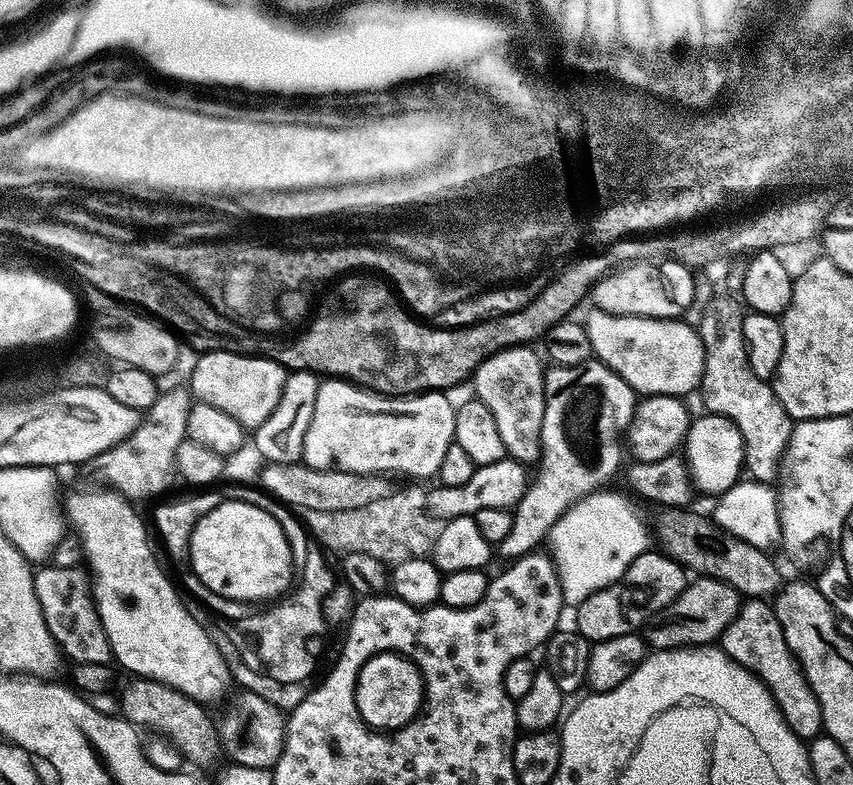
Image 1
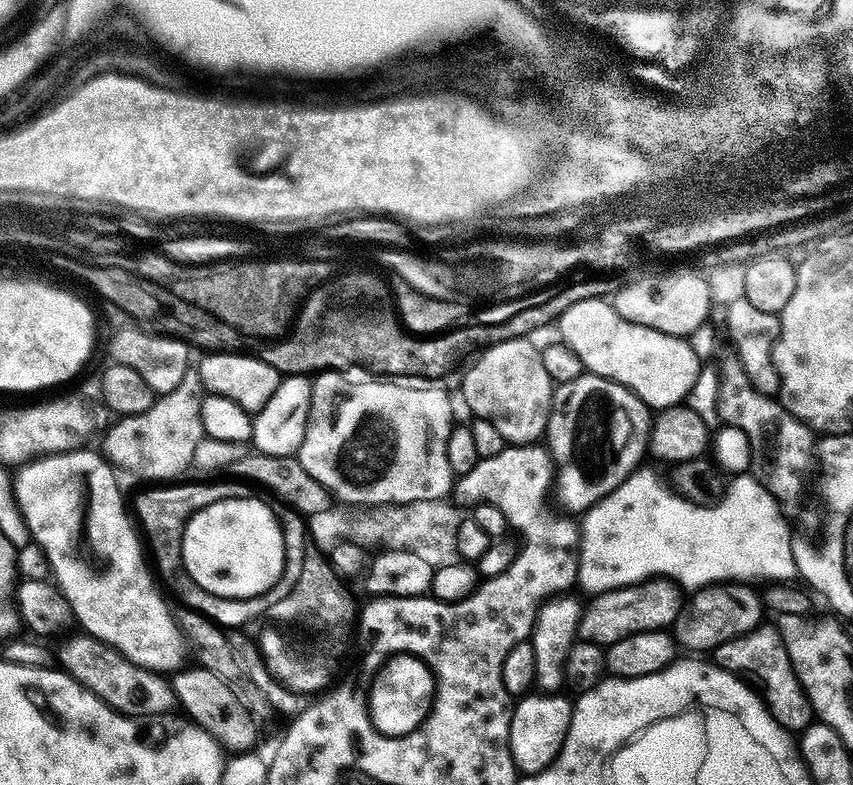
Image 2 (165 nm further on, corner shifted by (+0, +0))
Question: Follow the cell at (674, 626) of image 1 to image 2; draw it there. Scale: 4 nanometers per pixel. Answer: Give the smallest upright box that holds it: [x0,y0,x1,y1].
[670,584,762,654]

